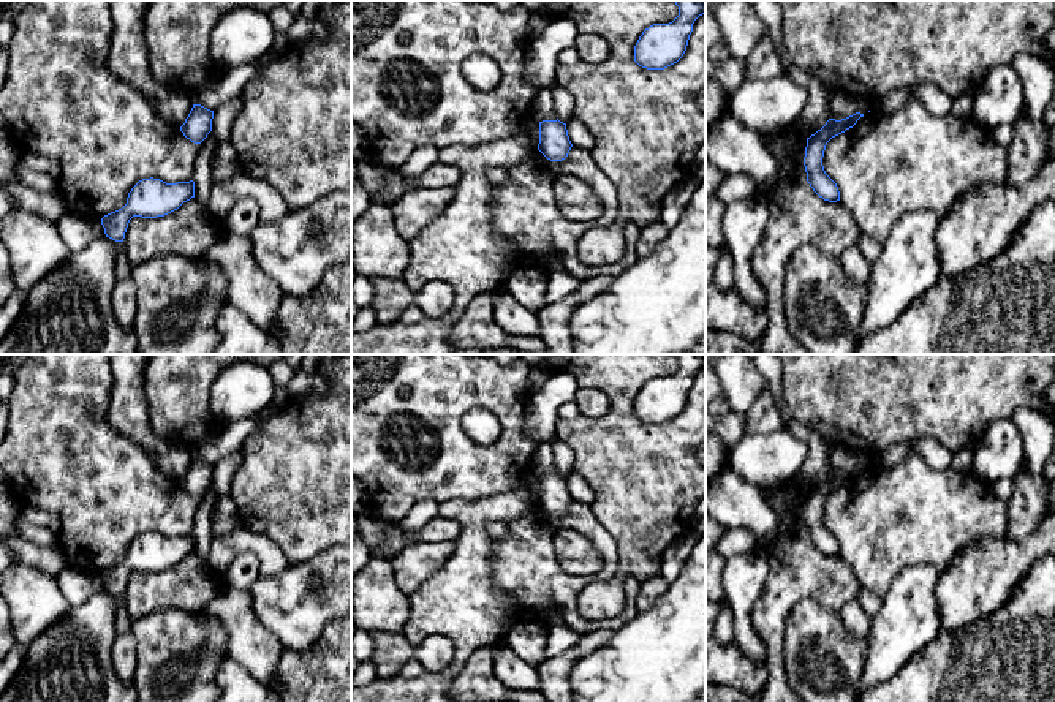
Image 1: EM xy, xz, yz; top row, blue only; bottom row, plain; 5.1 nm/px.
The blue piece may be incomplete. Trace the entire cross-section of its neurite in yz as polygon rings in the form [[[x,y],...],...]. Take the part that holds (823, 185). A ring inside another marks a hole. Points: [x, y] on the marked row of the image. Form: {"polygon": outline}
{"polygon": [[[856,112],[841,120],[829,119],[821,130],[818,130],[815,134],[807,138],[807,147],[805,147],[805,157],[804,157],[807,182],[810,183],[813,191],[824,201],[829,201],[829,202],[840,201],[838,187],[826,174],[822,166],[826,145],[832,138],[853,128],[860,117],[864,117],[864,114]]]}

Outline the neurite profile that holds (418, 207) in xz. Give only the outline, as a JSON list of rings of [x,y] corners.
[[[454,185],[411,188],[391,204],[397,232],[410,242],[435,221],[456,193]]]

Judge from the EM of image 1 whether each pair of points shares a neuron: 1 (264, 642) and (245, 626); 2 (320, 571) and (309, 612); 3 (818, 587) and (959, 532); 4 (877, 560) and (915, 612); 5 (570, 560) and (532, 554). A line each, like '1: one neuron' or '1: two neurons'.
1: one neuron
2: one neuron
3: one neuron
4: two neurons
5: two neurons

